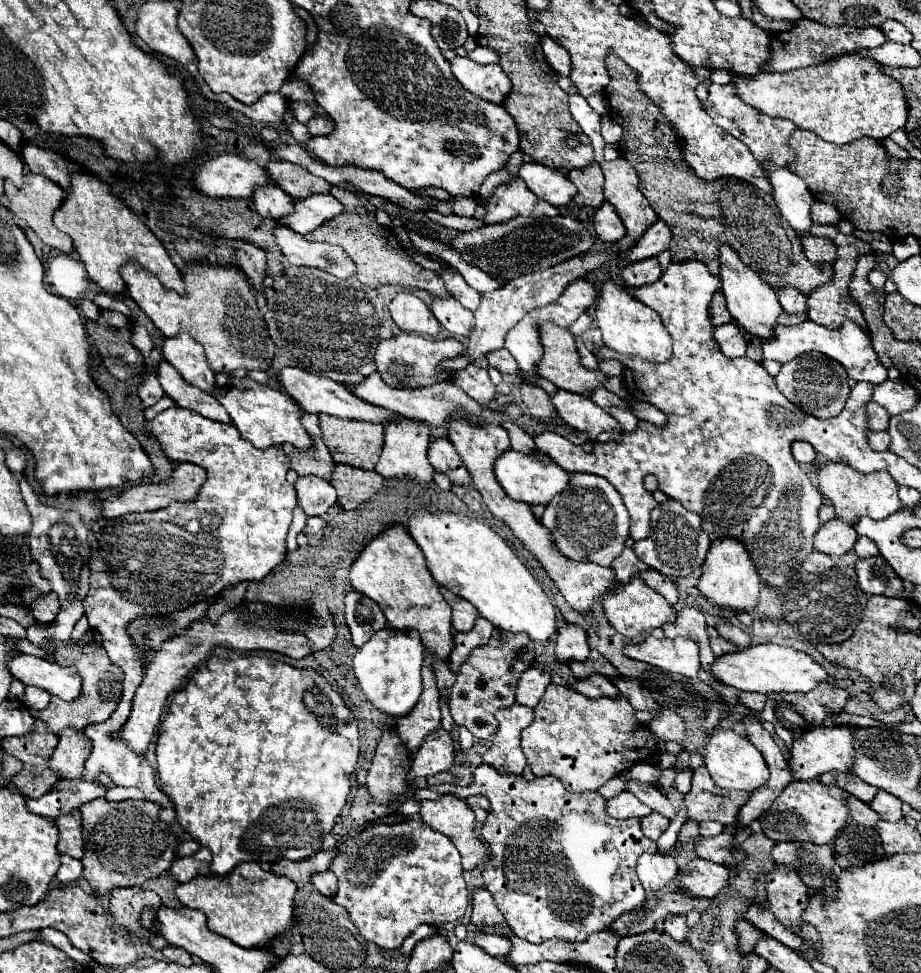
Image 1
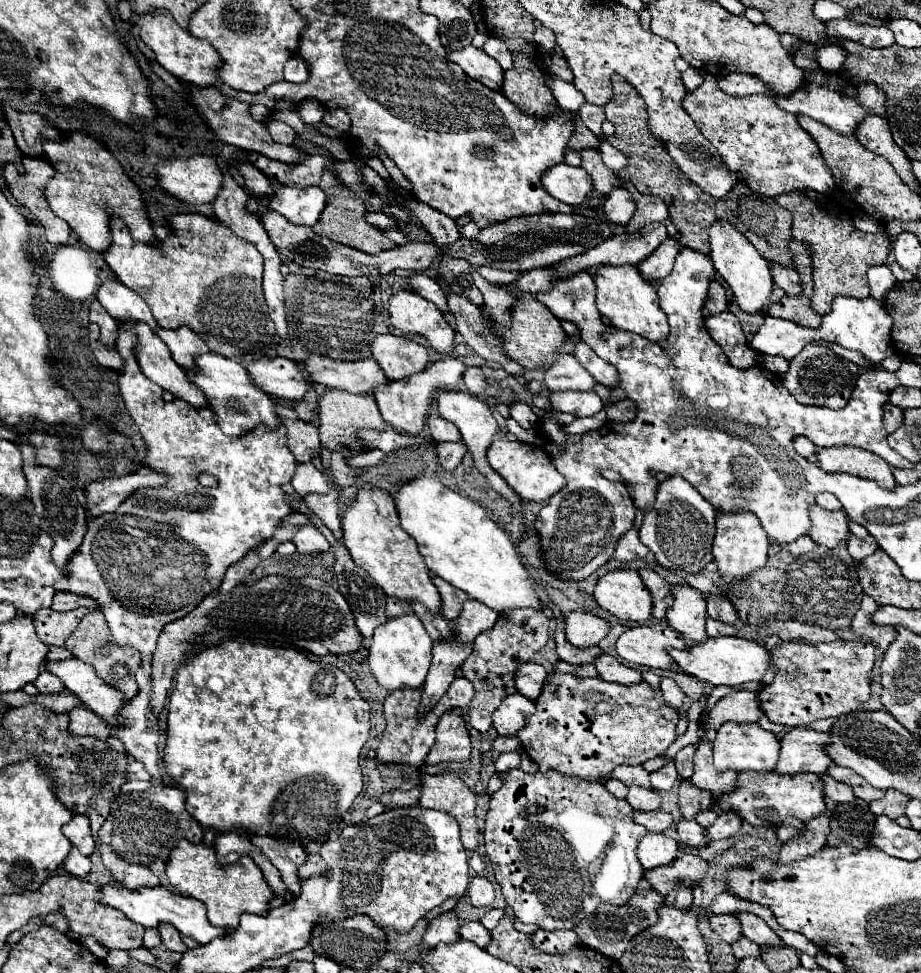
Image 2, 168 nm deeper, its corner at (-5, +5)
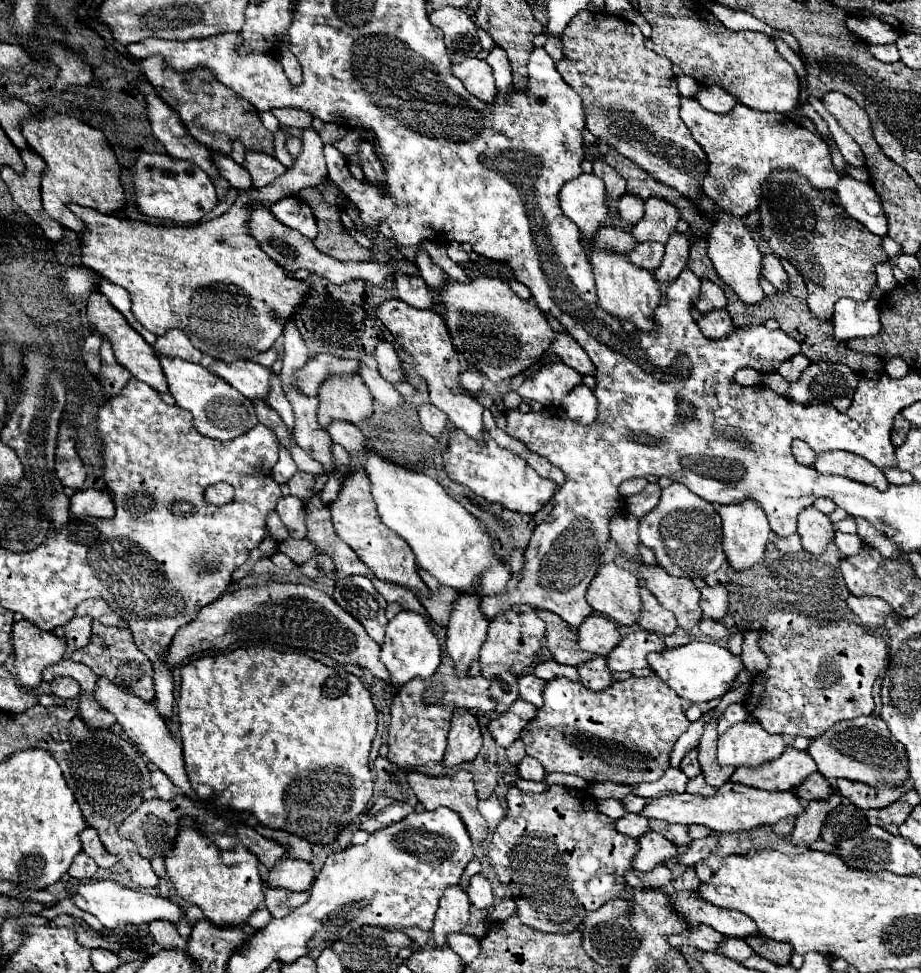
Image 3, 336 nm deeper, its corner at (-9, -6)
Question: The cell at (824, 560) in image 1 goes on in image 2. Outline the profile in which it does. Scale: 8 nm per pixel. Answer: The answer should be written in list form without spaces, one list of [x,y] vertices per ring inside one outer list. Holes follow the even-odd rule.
[[[801,536],[799,540],[795,540],[791,546],[787,546],[789,548],[789,552],[793,554],[793,556],[807,556],[809,552],[813,552],[815,548],[817,548],[817,544],[809,538],[809,536]]]

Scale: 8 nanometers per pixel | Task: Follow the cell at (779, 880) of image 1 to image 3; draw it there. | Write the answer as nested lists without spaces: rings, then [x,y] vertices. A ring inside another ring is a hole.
[[[833,787],[833,795],[829,799],[815,799],[805,805],[805,811],[803,811],[803,815],[797,817],[795,829],[791,833],[793,845],[811,847],[819,839],[823,821],[825,821],[827,813],[831,811],[829,803],[841,803],[841,795],[839,795],[837,787]]]

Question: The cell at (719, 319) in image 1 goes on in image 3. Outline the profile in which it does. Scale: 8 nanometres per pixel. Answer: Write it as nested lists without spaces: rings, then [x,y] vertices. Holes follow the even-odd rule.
[[[701,279],[701,293],[695,299],[695,307],[699,311],[711,311],[711,309],[725,309],[727,299],[719,285],[711,283],[709,279]]]

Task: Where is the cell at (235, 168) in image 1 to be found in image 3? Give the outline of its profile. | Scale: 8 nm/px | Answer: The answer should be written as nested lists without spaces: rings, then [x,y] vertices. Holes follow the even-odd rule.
[[[139,153],[135,161],[133,185],[139,213],[153,219],[195,225],[217,205],[217,193],[211,179],[199,167],[195,167],[195,163],[175,159],[167,153]]]

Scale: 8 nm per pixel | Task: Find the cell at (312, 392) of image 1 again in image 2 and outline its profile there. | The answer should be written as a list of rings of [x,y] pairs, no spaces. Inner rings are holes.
[[[261,358],[247,364],[247,372],[255,384],[271,392],[279,402],[297,402],[315,386],[311,374],[303,364],[289,358]]]

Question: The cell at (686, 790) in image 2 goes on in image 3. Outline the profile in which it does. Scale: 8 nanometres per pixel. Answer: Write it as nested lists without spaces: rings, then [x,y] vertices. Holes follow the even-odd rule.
[[[697,775],[695,779],[689,779],[687,791],[693,793],[693,795],[703,795],[703,797],[711,797],[715,793],[715,789],[705,781],[703,775]]]

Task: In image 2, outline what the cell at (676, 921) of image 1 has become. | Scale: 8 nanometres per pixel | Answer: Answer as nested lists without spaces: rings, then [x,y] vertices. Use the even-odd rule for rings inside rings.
[[[679,886],[675,892],[665,896],[665,904],[673,908],[691,908],[693,906],[693,894],[689,888]]]

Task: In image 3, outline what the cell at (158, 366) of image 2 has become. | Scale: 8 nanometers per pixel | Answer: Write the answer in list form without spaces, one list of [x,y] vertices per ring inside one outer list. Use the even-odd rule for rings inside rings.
[[[99,291],[91,293],[89,299],[87,299],[87,319],[89,319],[91,327],[101,337],[109,339],[109,343],[113,347],[113,353],[115,353],[115,359],[121,367],[125,367],[135,379],[147,383],[155,391],[167,393],[167,381],[163,381],[163,373],[161,373],[161,367],[159,367],[159,361],[157,361],[157,355],[155,355],[153,347],[149,343],[145,343],[137,331],[131,331],[131,327],[127,327],[127,321],[123,319],[123,315],[119,315],[119,311],[115,311],[115,307]]]

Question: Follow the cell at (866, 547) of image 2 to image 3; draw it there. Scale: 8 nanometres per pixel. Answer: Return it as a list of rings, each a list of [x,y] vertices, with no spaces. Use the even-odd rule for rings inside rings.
[[[835,531],[833,535],[833,543],[839,547],[839,551],[845,555],[845,557],[851,557],[851,555],[857,555],[857,551],[861,549],[863,541],[859,535],[845,535],[845,533],[839,533]]]

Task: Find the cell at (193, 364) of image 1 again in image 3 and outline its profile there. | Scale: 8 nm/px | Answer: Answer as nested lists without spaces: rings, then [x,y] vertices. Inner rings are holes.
[[[169,329],[163,337],[157,337],[157,341],[153,343],[153,349],[163,353],[163,355],[171,355],[171,357],[179,357],[191,363],[199,363],[201,361],[201,351],[193,347],[193,343],[189,341],[189,337],[181,331],[181,329]]]

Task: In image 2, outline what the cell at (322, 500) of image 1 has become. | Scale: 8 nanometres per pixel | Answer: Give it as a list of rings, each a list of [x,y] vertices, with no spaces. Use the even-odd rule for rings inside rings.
[[[297,464],[297,472],[291,480],[291,486],[299,496],[307,494],[327,494],[331,492],[331,484],[323,472],[319,472],[313,464]]]

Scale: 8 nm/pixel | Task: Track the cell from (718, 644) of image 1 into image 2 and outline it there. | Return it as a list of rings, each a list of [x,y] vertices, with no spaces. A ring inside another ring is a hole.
[[[707,620],[707,636],[711,638],[717,638],[717,636],[735,636],[737,634],[737,628],[735,626],[727,626],[723,622],[717,622],[717,620]]]

